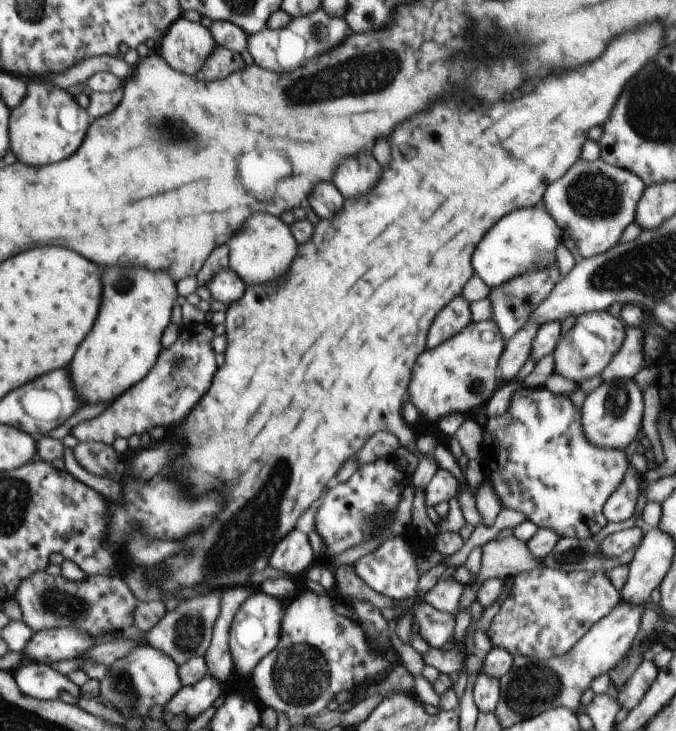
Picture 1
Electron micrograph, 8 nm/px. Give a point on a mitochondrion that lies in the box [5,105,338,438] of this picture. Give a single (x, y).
(171, 132)

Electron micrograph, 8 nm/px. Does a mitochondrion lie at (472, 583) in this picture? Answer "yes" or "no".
no

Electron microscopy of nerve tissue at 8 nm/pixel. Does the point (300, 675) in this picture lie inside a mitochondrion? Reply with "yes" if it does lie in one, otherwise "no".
yes

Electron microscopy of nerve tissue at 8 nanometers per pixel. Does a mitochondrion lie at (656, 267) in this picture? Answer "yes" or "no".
yes

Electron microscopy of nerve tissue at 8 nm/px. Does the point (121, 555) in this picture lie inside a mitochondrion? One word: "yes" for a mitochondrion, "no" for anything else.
no

